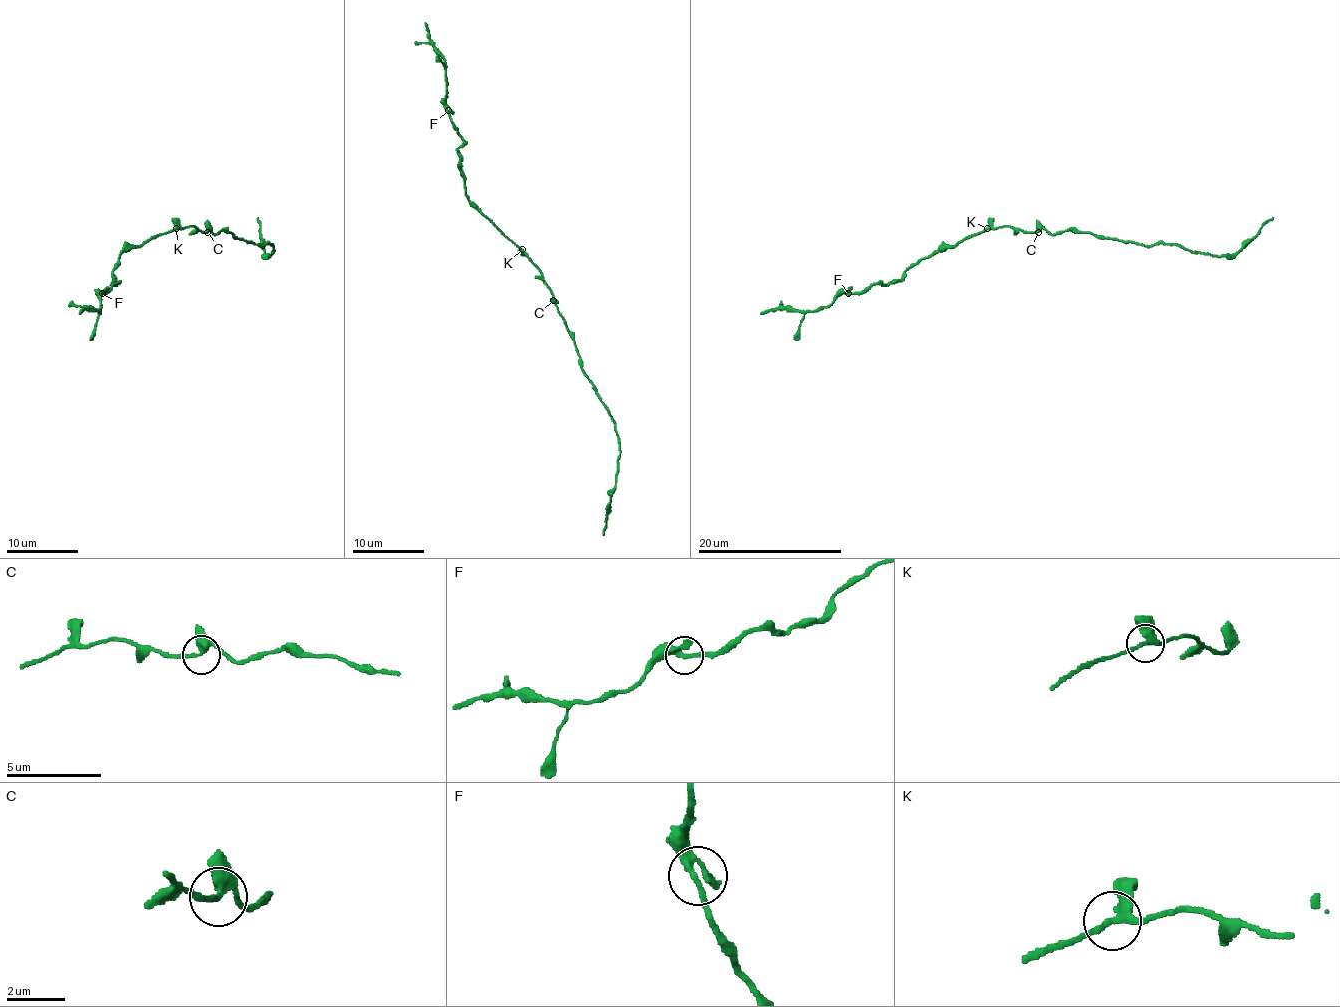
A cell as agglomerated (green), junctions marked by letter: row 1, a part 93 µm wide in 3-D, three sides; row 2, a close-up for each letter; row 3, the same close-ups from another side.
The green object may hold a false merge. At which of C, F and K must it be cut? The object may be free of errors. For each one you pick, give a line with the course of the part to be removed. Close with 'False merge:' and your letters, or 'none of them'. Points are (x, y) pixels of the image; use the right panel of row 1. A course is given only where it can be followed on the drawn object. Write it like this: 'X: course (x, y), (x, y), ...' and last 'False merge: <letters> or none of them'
False merge: none of them

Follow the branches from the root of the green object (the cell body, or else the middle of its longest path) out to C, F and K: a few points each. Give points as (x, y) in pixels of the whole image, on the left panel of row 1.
C: (194, 227), (207, 232)
F: (194, 227), (172, 228), (140, 245), (129, 245), (120, 254), (113, 272), (113, 284), (117, 284), (102, 293)
K: (194, 227), (176, 228)

